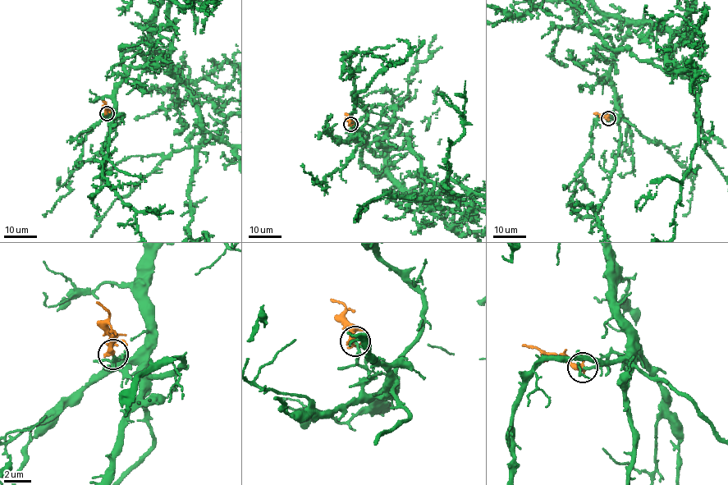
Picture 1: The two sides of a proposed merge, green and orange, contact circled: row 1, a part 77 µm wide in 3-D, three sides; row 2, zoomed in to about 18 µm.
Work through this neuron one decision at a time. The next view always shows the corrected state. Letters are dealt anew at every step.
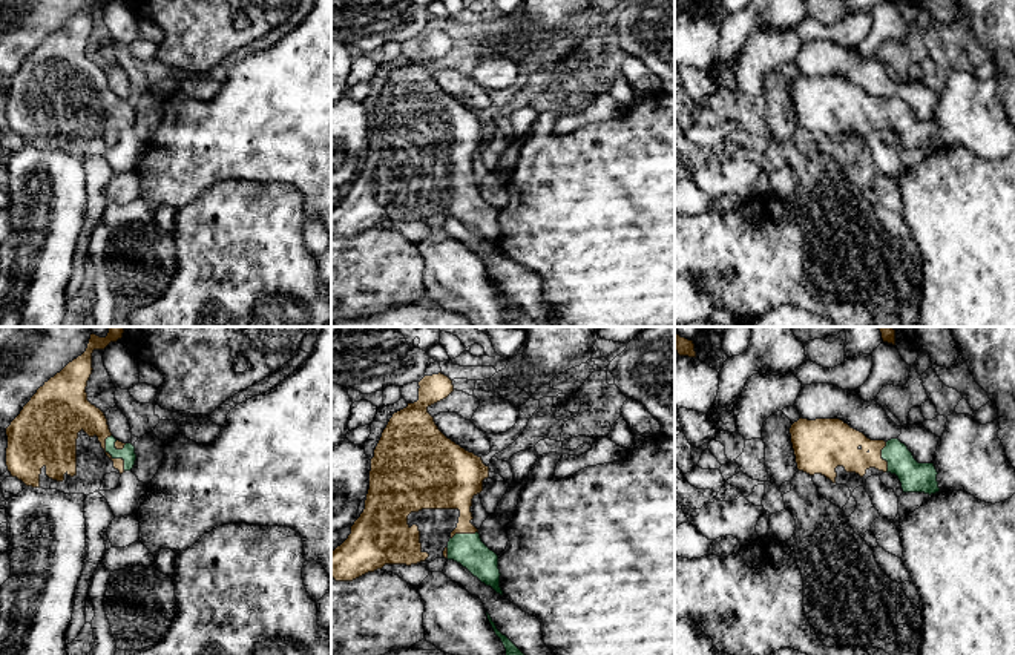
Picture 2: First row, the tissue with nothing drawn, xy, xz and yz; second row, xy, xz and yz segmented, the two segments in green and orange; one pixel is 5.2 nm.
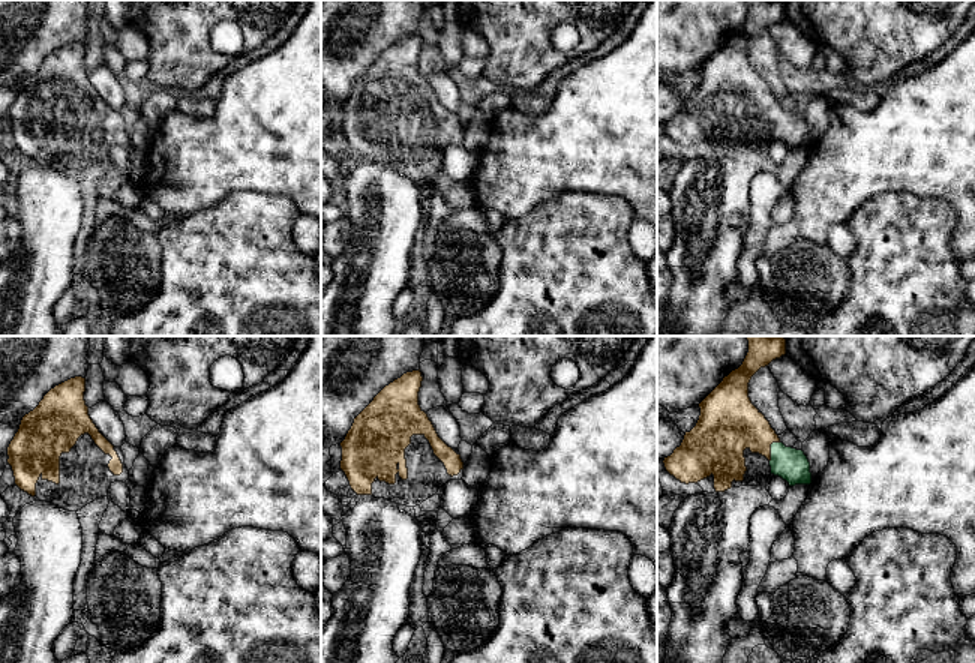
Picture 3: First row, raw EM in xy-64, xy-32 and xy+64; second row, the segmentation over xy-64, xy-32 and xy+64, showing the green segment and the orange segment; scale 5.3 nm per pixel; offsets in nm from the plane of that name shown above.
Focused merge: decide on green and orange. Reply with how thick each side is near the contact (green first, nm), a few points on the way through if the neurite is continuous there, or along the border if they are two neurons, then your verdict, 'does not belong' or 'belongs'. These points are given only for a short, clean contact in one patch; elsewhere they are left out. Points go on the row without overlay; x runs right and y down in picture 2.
calibres 80 and 140 nm; way xy (128, 109), (112, 112), (105, 91), (86, 72); belongs

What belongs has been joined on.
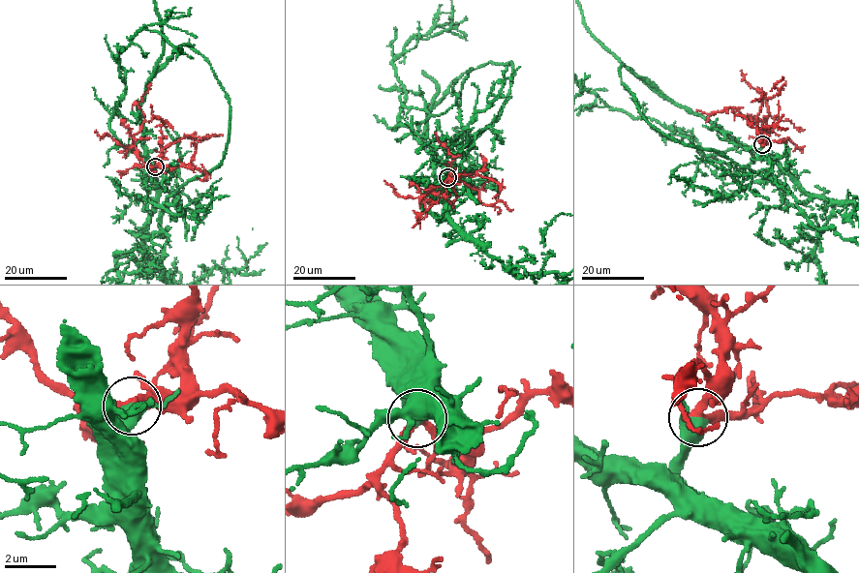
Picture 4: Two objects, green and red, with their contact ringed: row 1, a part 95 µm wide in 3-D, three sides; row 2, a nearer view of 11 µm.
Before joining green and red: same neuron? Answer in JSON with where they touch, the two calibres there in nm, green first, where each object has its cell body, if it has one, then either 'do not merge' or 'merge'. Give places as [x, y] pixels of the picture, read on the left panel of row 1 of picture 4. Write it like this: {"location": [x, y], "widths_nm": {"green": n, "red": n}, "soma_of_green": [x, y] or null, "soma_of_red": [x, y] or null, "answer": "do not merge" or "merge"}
{"location": [155, 166], "widths_nm": {"green": 480, "red": 340}, "soma_of_green": null, "soma_of_red": null, "answer": "merge"}

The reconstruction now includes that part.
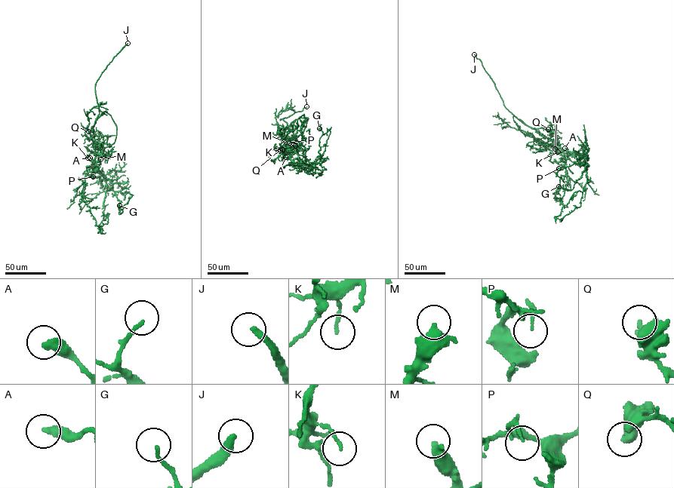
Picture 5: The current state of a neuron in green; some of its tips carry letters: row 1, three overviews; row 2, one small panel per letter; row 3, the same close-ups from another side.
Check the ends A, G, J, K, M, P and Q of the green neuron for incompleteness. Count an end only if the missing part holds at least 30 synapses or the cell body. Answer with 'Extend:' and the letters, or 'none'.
Extend: A, J

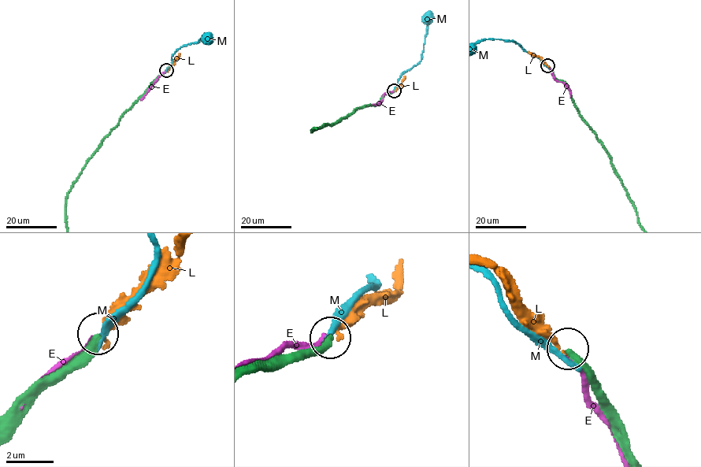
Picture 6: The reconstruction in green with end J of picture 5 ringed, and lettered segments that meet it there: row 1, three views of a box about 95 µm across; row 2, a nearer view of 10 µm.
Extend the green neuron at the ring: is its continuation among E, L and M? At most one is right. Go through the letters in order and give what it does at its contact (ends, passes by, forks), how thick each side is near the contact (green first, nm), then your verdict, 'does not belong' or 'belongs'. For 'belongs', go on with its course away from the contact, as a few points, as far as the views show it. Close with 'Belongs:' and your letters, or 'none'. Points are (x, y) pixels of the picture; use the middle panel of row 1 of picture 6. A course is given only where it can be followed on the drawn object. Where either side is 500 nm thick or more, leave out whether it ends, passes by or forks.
E: calibres 500 and 360 nm; does not belong
L: it ends; calibres 280 and 240 nm; does not belong
M: it ends; calibres 440 and 240 nm; does not belong
Belongs: none

